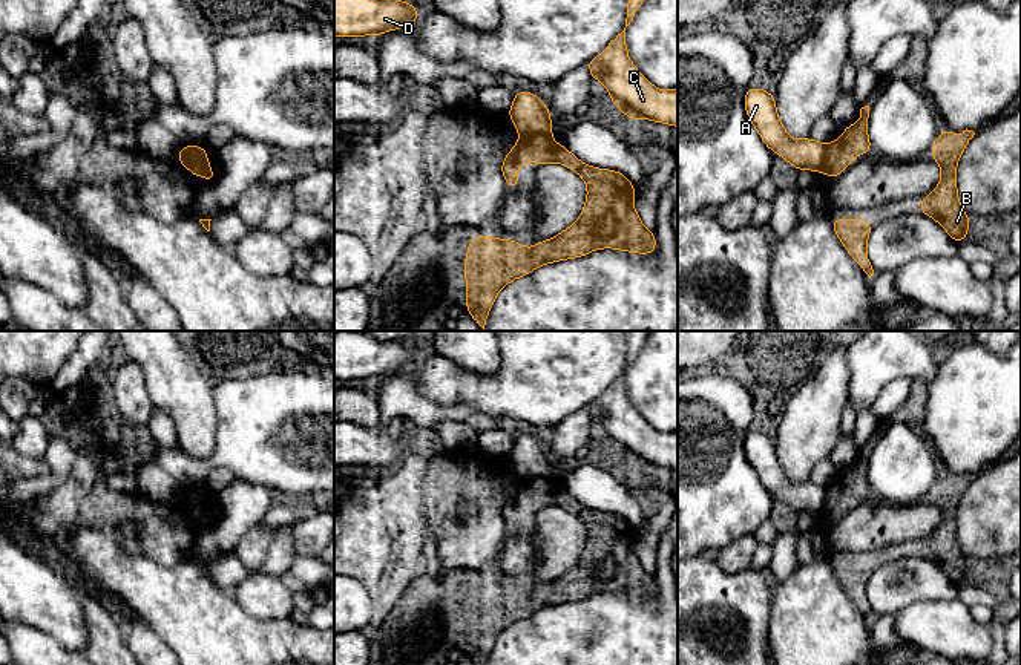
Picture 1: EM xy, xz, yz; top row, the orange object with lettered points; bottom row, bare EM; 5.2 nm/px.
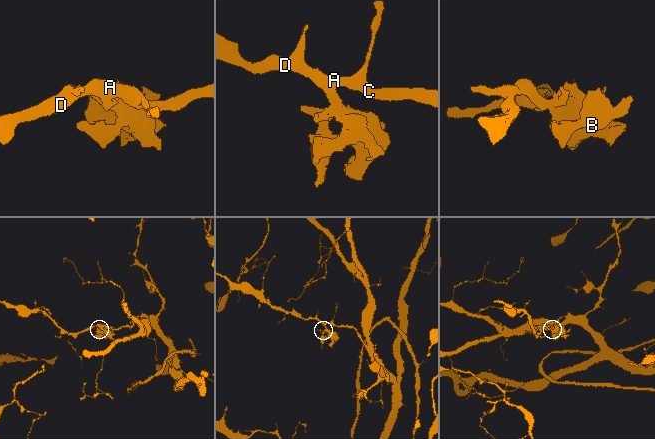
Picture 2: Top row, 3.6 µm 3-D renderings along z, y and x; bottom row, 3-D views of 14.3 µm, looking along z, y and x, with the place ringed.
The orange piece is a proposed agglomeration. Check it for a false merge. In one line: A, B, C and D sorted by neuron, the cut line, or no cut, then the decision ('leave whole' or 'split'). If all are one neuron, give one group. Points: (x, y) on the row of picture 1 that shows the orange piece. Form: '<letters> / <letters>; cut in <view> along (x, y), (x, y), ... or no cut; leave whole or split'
A C D / B; cut in xz along (549, 135), (521, 138); split

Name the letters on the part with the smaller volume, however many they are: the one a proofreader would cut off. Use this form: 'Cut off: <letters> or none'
Cut off: B

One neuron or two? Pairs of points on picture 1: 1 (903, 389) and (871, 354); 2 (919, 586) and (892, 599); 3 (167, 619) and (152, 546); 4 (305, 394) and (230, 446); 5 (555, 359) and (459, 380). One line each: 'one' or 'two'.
1: two
2: one
3: two
4: one
5: one

